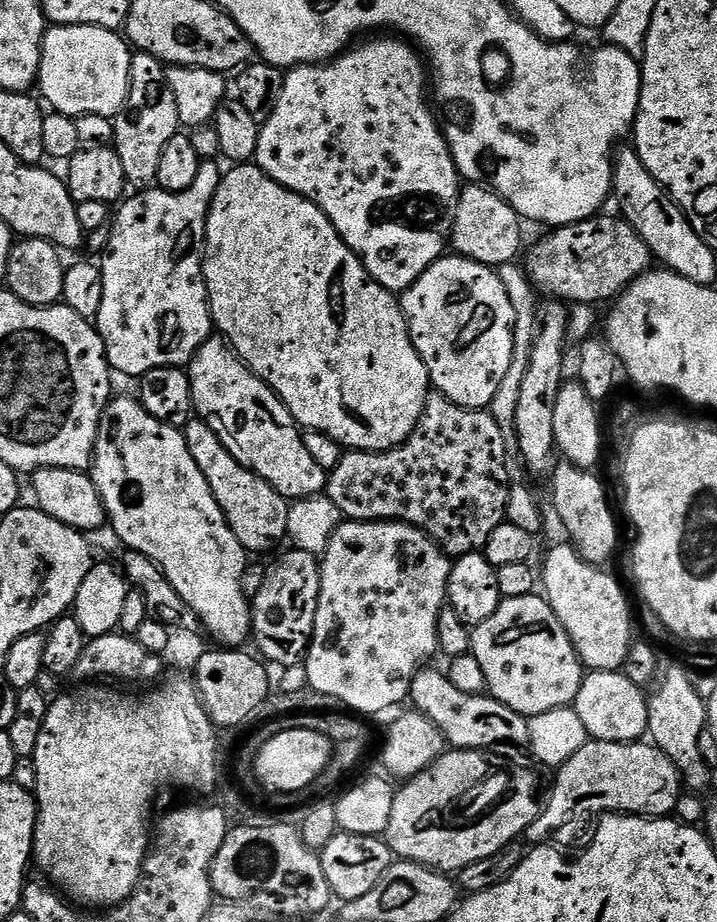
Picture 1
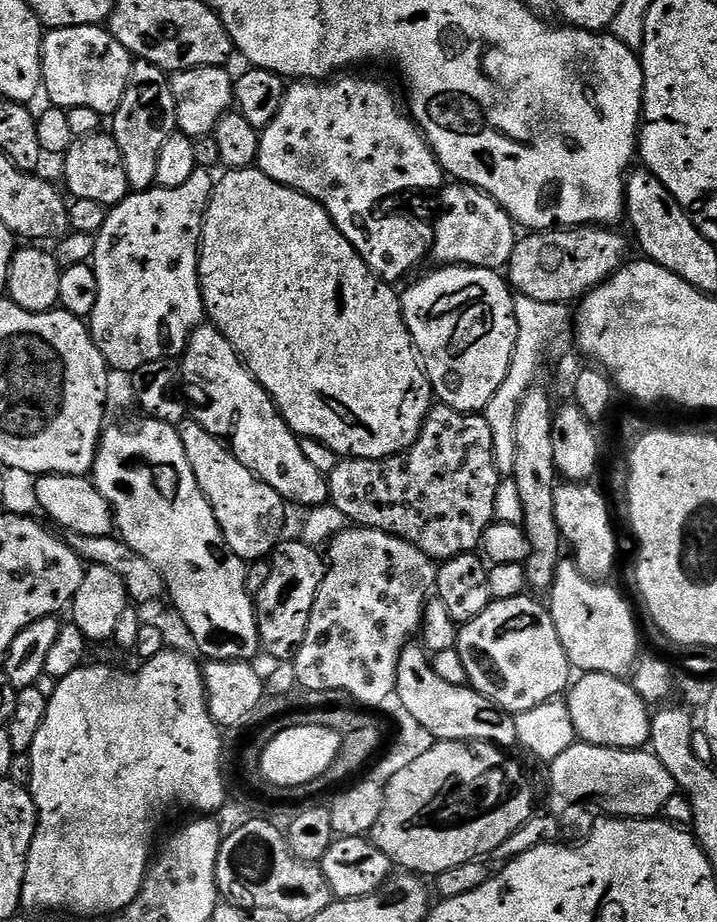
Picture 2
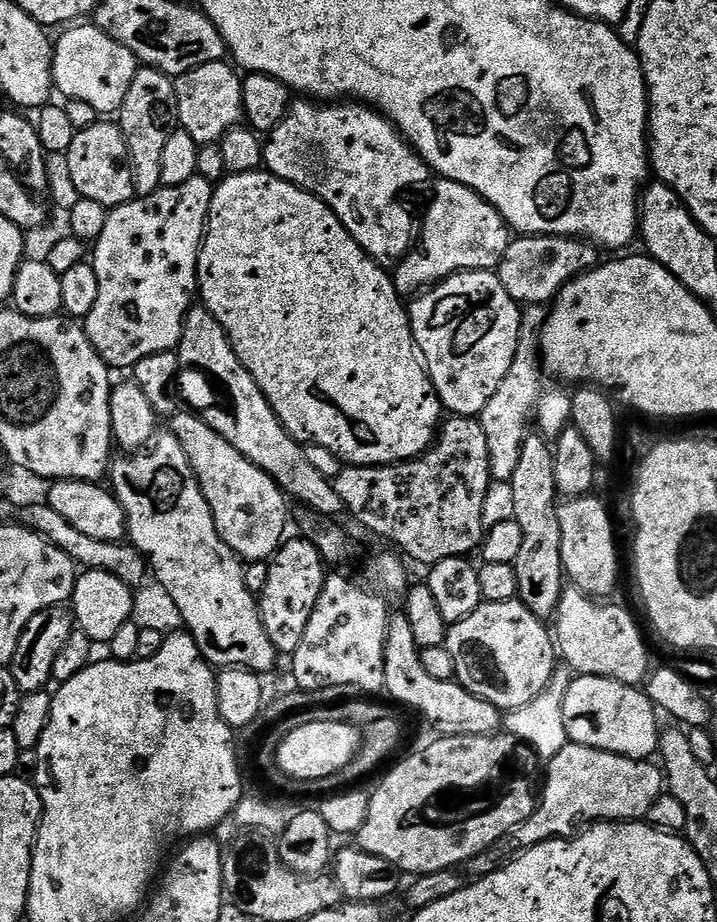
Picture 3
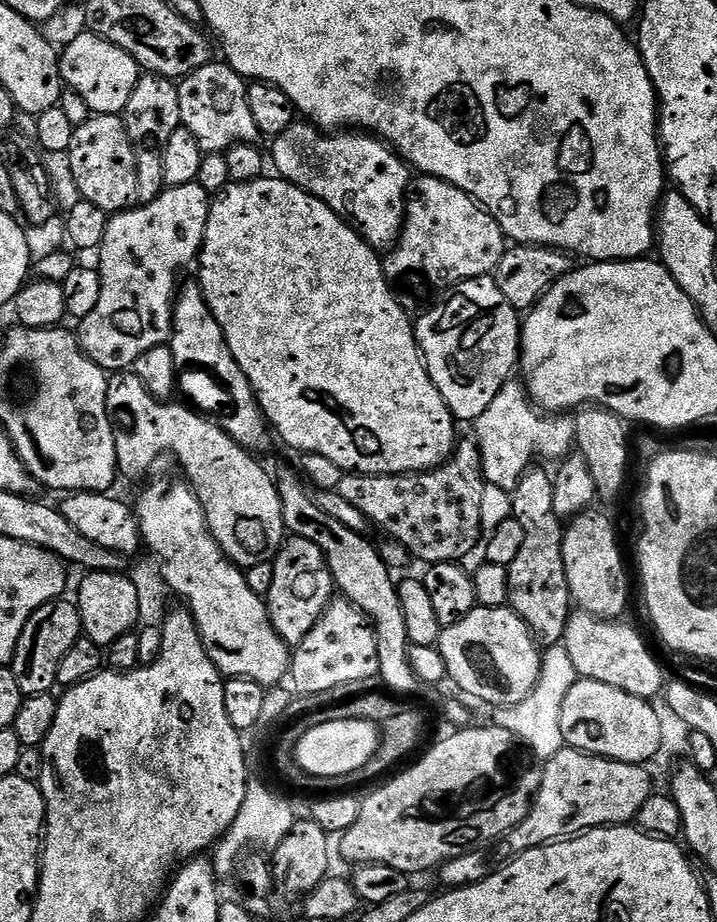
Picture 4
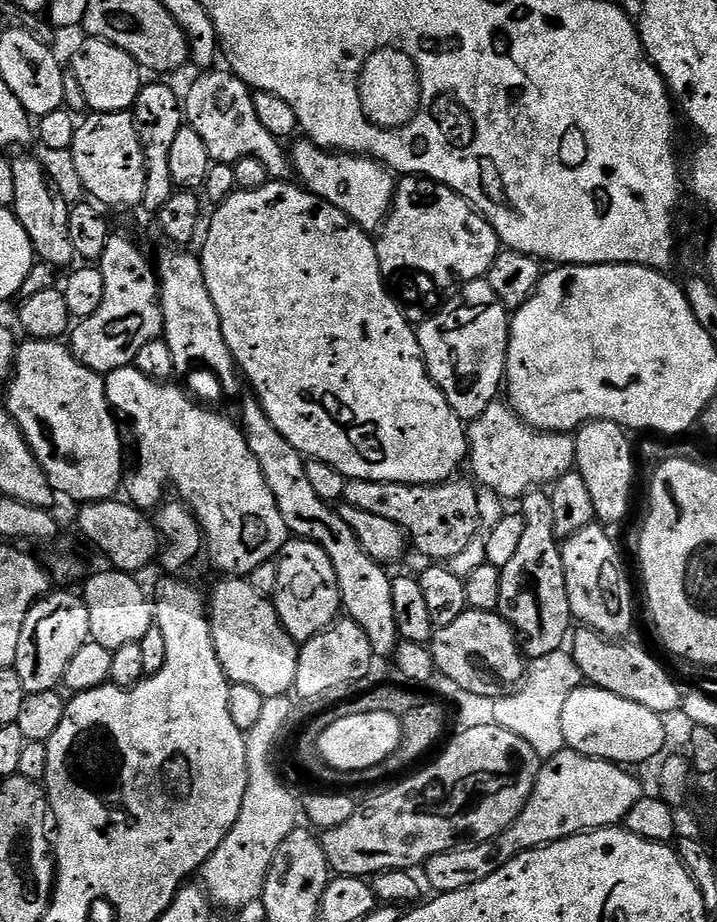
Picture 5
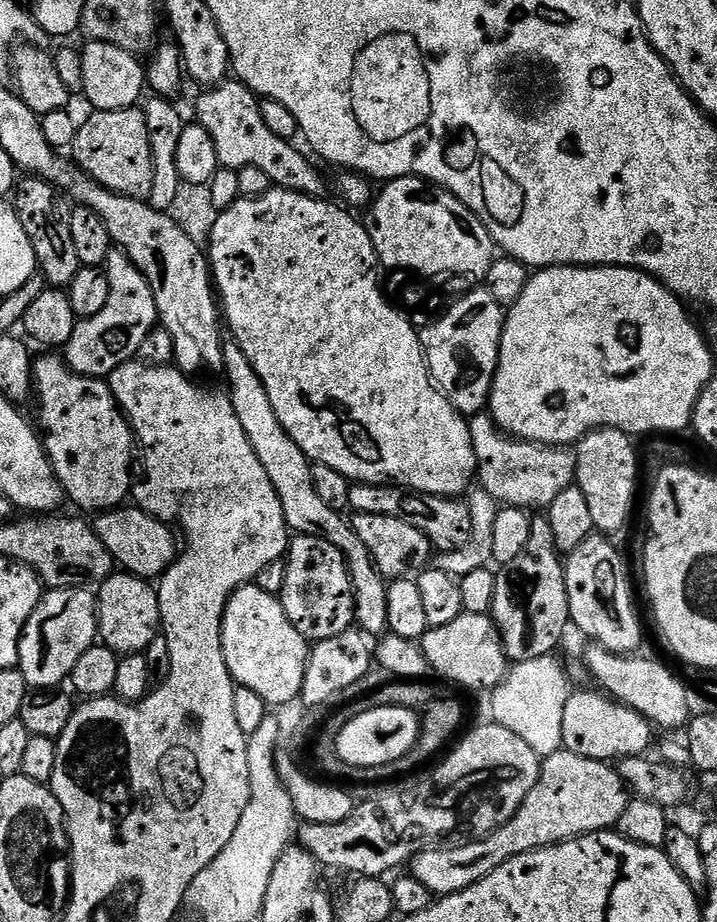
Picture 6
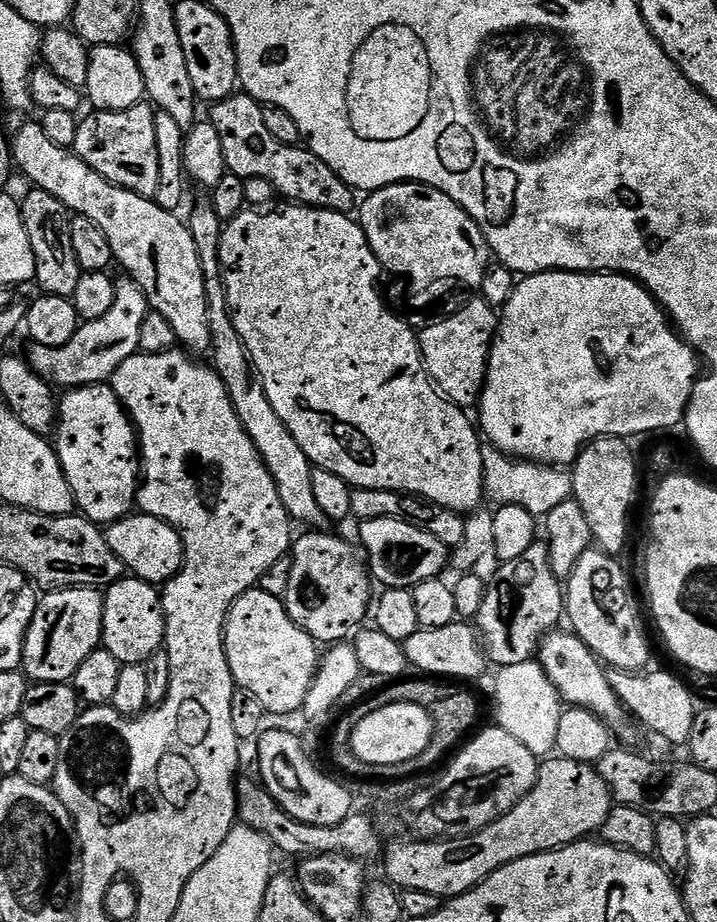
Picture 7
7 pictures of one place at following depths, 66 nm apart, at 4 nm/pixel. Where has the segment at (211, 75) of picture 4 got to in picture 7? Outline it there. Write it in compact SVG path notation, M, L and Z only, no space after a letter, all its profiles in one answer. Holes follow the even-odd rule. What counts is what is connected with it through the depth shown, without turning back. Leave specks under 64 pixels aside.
M233 94L225 100L215 101L211 108L210 119L222 141L226 166L235 176L241 176L245 181L266 178L266 182L273 184L281 197L285 196L285 201L304 204L307 208L348 214L357 207L357 193L349 184L342 182L342 178L338 178L338 174L322 162L322 158L309 152L307 147L278 142L278 138L270 134L259 100L247 94Z

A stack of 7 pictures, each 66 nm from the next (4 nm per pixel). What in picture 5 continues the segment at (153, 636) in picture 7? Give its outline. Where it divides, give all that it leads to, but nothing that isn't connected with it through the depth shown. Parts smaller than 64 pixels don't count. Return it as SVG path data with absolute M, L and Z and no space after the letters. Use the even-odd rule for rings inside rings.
M107 571L89 575L83 581L82 595L86 610L90 610L91 641L113 653L122 646L139 644L146 637L146 632L154 625L154 604L133 573Z

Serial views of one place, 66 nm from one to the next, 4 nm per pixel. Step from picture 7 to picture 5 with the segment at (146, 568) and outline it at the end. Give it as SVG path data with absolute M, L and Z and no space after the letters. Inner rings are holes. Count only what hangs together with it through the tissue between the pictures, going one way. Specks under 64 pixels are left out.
M113 498L84 504L80 512L80 532L102 555L108 556L112 563L109 565L115 571L140 574L143 568L150 567L155 560L157 563L162 552L162 537L147 511L121 500Z

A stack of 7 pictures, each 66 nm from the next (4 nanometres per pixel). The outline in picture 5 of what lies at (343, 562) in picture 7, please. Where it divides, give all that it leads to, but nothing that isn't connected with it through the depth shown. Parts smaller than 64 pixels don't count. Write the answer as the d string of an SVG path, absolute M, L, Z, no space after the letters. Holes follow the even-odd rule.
M289 539L278 557L278 590L274 603L286 634L300 646L337 622L342 612L338 574L334 572L330 554L322 546L309 540Z

